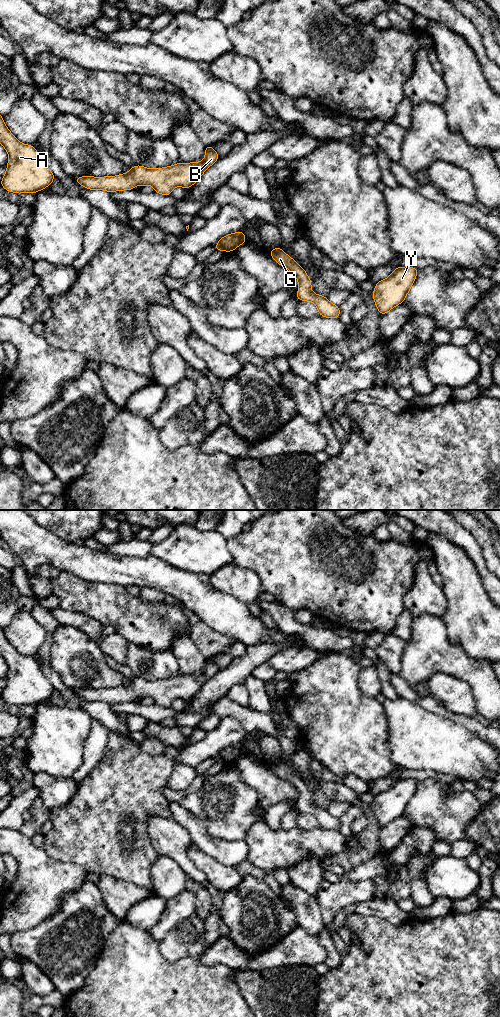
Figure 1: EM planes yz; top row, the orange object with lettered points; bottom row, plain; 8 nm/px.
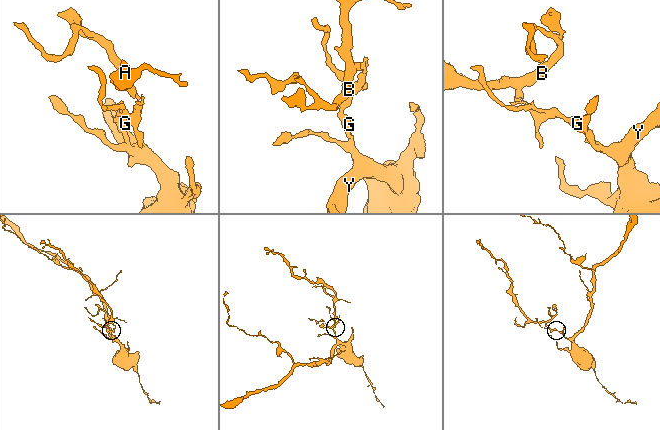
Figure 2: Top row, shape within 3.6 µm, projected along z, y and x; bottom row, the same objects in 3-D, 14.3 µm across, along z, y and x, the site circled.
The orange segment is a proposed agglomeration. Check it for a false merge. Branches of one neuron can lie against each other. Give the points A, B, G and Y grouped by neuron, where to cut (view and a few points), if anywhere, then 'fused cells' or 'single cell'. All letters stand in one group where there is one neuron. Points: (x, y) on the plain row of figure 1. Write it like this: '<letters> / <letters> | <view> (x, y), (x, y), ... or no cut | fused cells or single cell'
A B / G Y | yz (218, 754), (223, 761) | fused cells

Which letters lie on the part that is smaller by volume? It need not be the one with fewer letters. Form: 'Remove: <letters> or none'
Remove: A, B

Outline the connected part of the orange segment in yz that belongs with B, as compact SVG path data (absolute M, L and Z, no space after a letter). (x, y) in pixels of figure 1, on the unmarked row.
M212 657L206 658L205 669L202 674L177 675L169 679L148 681L136 677L128 685L117 688L92 689L82 688L75 693L87 701L101 701L109 705L114 703L131 702L138 696L152 697L155 704L170 708L171 703L181 698L187 701L202 688L202 686L218 671L219 667Z

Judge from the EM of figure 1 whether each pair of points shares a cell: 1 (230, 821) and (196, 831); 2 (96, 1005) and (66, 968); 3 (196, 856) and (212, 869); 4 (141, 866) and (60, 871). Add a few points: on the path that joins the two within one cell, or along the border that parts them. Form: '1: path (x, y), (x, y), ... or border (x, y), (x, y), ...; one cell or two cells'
1: border (190, 811), (204, 823), (211, 835), (226, 840); two cells
2: border (94, 967), (86, 978), (85, 983), (64, 998); two cells
3: path (200, 859), (208, 865); one cell
4: border (62, 861), (75, 863), (88, 872); two cells

